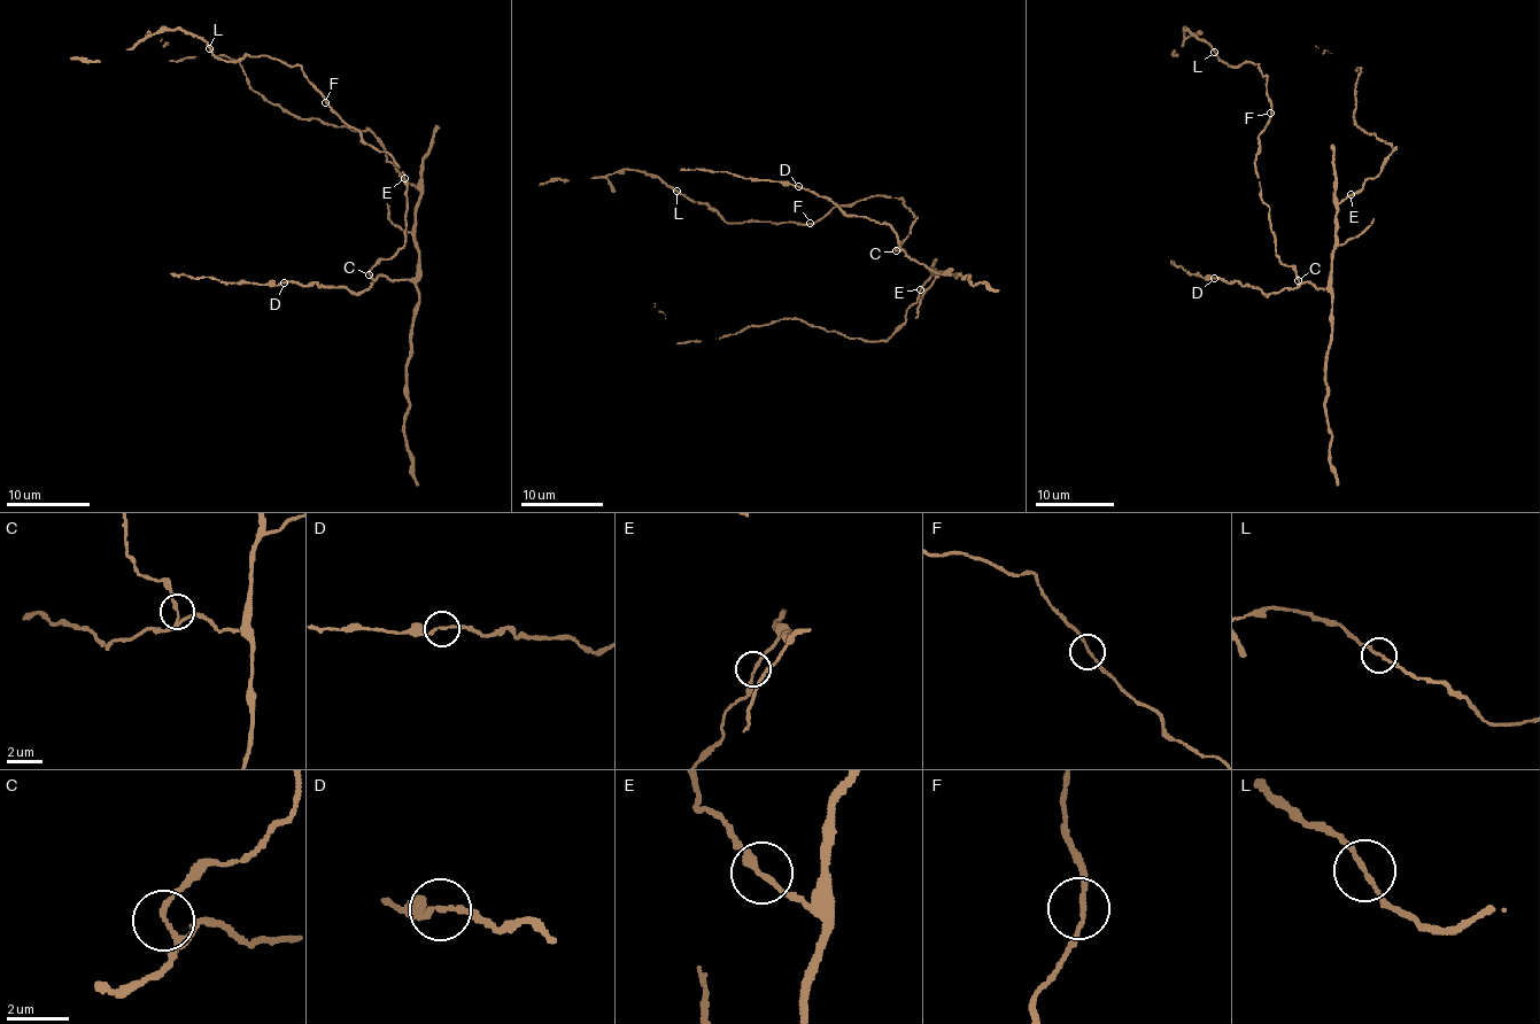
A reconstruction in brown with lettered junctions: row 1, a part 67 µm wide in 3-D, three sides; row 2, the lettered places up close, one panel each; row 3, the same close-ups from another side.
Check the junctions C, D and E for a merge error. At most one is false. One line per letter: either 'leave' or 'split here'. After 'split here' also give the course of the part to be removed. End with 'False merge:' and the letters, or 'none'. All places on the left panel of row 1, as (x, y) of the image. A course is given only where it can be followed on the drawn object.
C: leave
D: leave
E: leave
False merge: none

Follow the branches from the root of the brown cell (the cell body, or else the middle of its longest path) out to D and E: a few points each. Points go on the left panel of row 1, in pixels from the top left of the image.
D: (374, 266), (370, 271), (373, 284), (356, 294), (346, 288), (324, 288), (316, 282), (301, 286), (284, 282)
E: (374, 266), (370, 271), (373, 279), (380, 274), (393, 280), (417, 274), (415, 215), (419, 192), (404, 178)

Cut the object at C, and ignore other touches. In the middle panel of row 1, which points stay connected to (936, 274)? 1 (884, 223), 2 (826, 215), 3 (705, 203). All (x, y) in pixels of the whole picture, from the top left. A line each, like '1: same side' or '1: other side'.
1: same side
2: other side
3: other side

